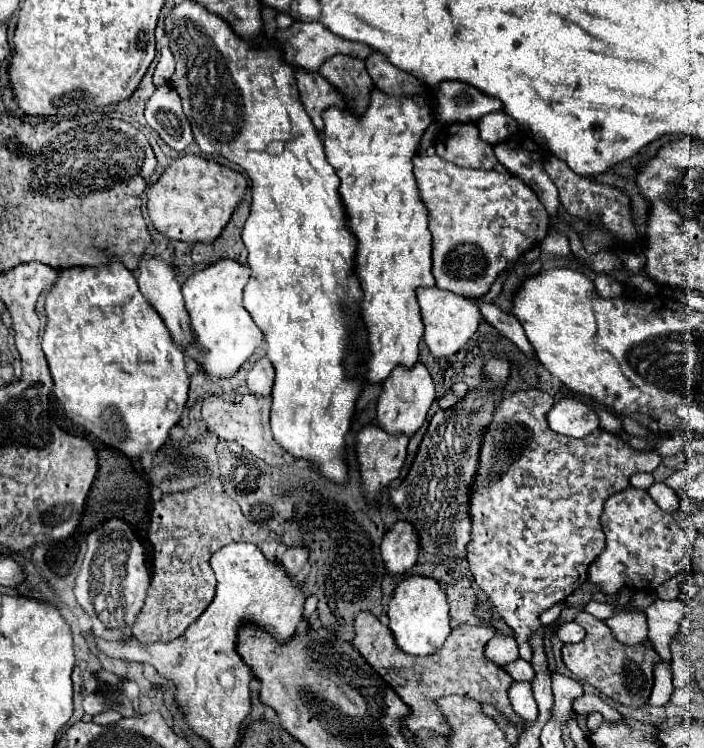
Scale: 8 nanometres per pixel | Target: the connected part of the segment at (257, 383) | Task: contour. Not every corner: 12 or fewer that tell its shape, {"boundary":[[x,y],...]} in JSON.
{"boundary":[[262,357],[248,371],[248,389],[270,395],[274,367]]}

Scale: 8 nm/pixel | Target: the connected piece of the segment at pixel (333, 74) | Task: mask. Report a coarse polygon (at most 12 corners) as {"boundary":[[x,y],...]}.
{"boundary":[[336,55],[318,73],[362,115],[374,83],[360,59]]}

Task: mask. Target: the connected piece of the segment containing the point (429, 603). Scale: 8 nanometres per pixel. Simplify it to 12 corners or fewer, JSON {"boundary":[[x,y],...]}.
{"boundary":[[432,577],[400,581],[388,605],[396,643],[432,655],[450,635]]}

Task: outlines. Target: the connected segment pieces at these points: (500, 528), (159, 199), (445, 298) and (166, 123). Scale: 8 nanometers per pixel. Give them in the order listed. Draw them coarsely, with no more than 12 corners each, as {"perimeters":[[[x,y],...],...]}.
{"perimeters":[[[518,391],[482,431],[466,561],[520,657],[604,551],[604,501],[660,465],[550,431]],[[198,155],[172,161],[148,189],[154,229],[214,243],[246,179]],[[418,287],[424,343],[450,357],[476,333],[480,309],[438,287]],[[160,85],[146,121],[174,151],[192,143],[178,93]]]}

